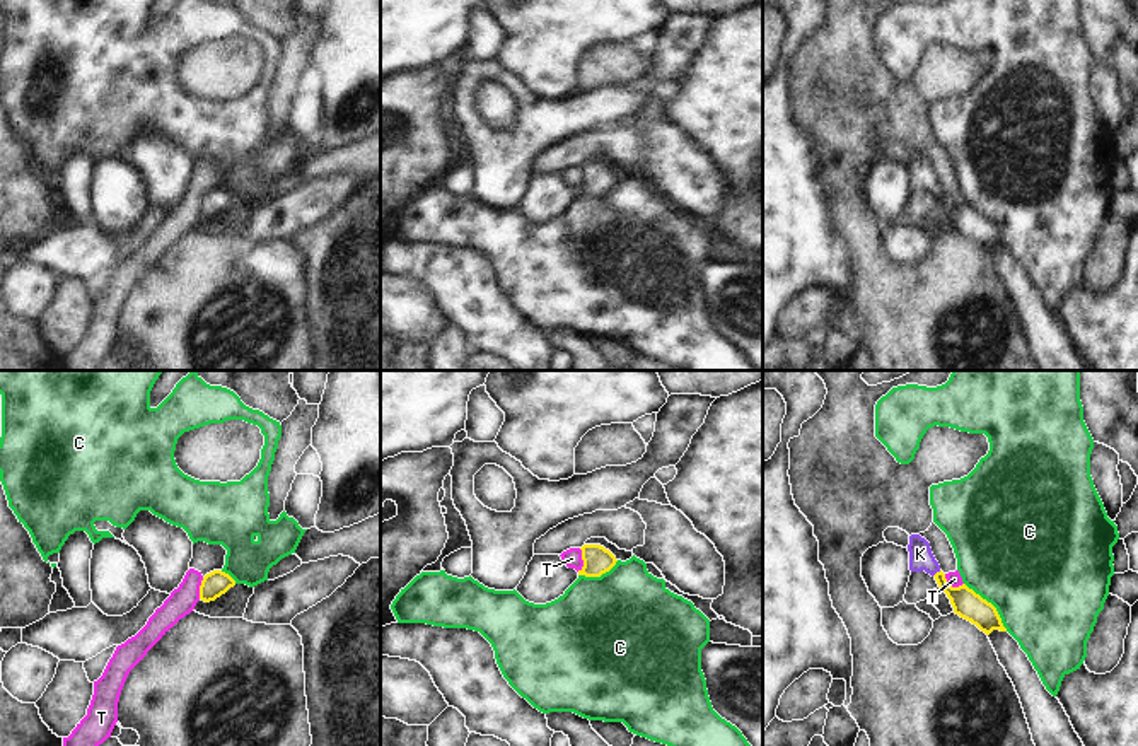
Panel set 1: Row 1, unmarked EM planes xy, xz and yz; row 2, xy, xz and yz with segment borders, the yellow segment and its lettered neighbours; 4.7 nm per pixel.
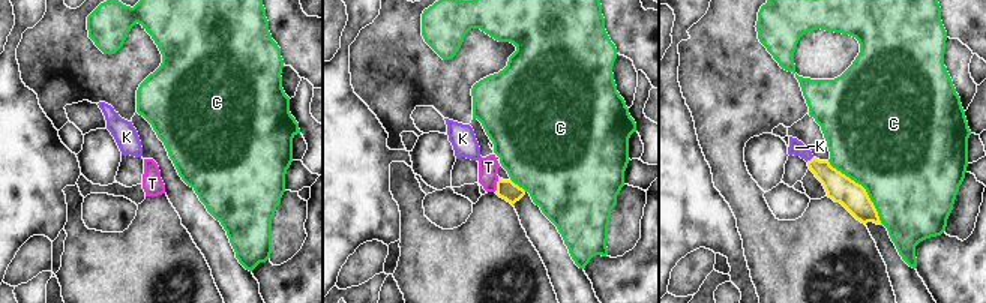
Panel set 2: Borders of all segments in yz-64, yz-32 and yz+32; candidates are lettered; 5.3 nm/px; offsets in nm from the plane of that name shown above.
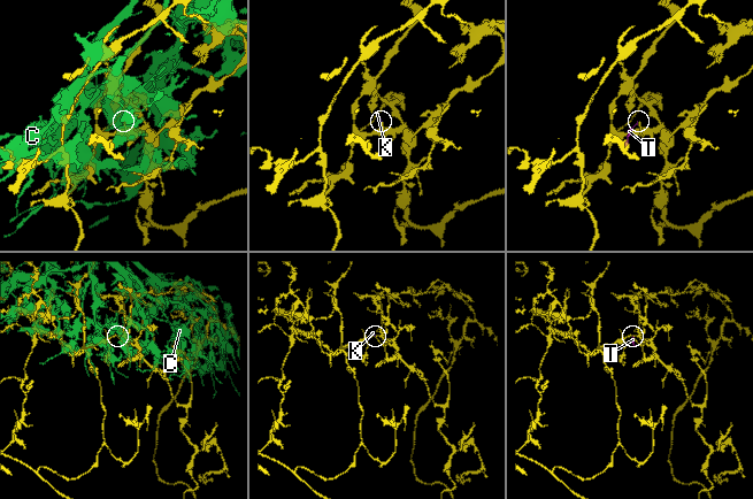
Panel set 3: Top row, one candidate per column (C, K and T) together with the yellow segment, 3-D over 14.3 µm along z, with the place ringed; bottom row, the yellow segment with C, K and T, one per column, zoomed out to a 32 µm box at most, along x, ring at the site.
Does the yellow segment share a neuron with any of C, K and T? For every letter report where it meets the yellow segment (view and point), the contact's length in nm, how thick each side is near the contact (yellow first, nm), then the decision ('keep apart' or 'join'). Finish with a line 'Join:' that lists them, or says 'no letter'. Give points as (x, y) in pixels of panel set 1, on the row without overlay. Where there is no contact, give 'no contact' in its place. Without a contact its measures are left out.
C: yz (992, 222) | 300 nm | 140/500 nm | keep apart
K: yz (937, 190) | 50 nm | 140/110 nm | join
T: yz (951, 203) | 110 nm | 140/70 nm | keep apart
Join: K

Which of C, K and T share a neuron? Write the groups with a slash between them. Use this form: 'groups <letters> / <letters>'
groups C / K / T

